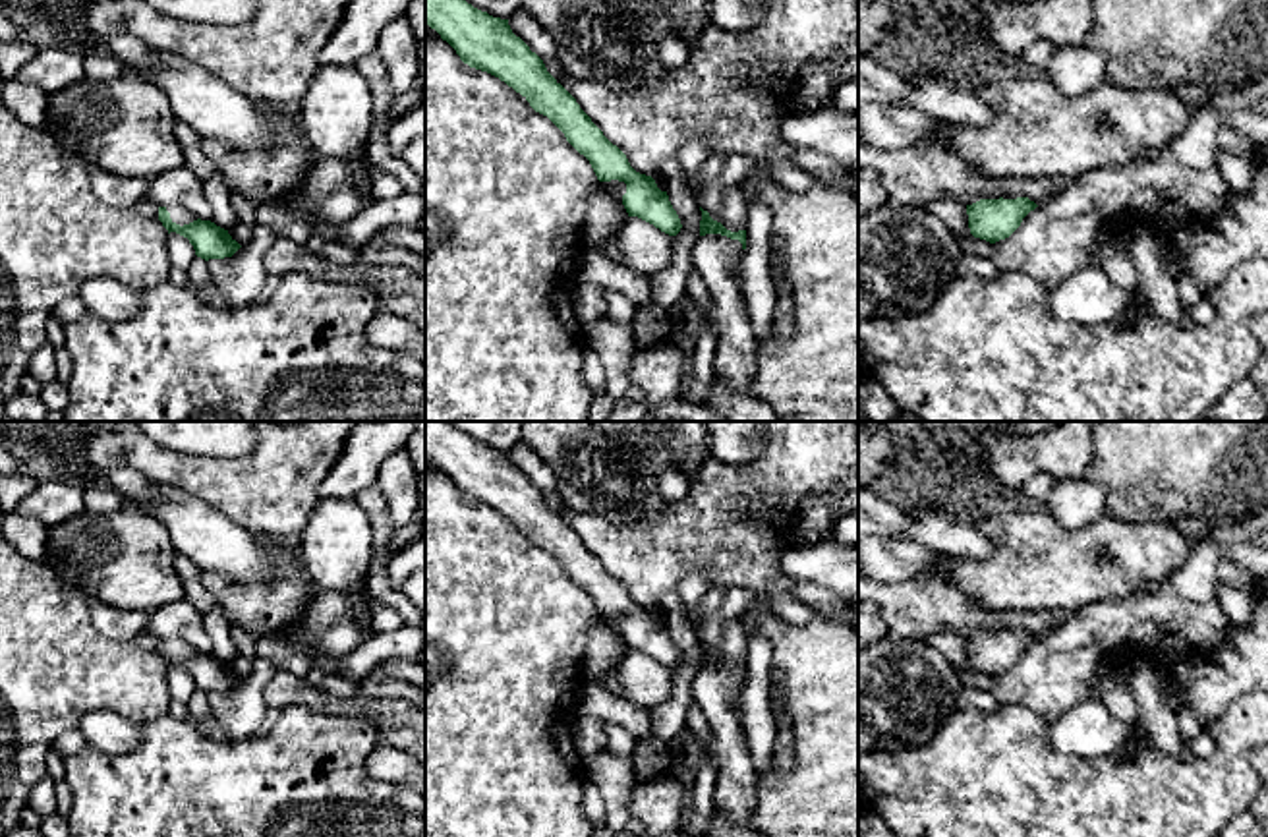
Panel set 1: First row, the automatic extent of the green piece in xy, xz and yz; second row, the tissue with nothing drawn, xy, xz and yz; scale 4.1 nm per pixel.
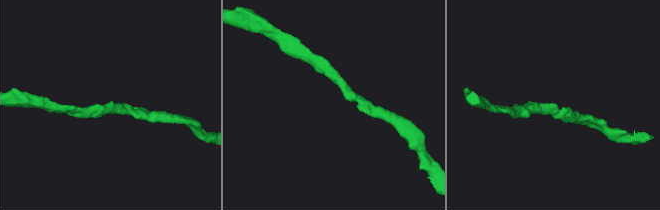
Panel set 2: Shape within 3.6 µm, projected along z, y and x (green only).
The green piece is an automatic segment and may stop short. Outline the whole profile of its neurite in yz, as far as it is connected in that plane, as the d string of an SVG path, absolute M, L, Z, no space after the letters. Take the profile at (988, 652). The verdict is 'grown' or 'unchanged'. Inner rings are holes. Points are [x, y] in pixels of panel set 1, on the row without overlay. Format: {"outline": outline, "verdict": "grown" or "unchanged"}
{"outline": "M1028 630L1017 632L980 632L966 638L968 661L974 671L995 677L1009 671L1023 651L1038 638Z", "verdict": "unchanged"}

